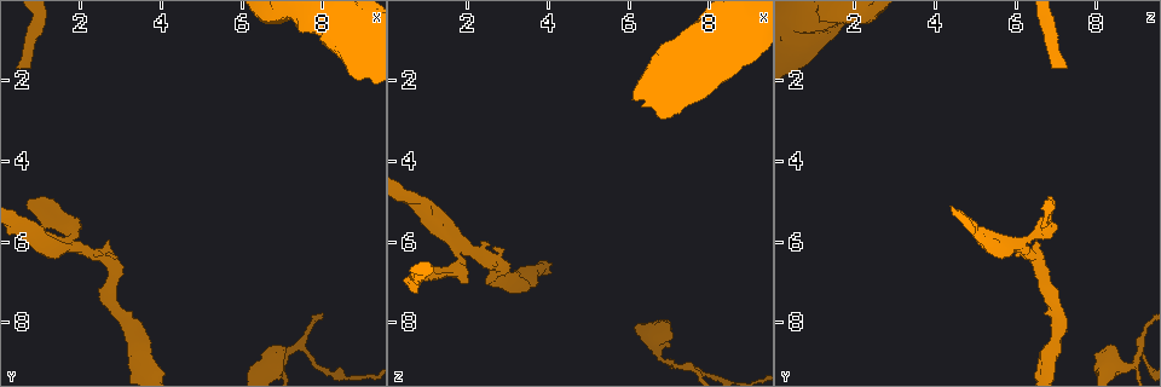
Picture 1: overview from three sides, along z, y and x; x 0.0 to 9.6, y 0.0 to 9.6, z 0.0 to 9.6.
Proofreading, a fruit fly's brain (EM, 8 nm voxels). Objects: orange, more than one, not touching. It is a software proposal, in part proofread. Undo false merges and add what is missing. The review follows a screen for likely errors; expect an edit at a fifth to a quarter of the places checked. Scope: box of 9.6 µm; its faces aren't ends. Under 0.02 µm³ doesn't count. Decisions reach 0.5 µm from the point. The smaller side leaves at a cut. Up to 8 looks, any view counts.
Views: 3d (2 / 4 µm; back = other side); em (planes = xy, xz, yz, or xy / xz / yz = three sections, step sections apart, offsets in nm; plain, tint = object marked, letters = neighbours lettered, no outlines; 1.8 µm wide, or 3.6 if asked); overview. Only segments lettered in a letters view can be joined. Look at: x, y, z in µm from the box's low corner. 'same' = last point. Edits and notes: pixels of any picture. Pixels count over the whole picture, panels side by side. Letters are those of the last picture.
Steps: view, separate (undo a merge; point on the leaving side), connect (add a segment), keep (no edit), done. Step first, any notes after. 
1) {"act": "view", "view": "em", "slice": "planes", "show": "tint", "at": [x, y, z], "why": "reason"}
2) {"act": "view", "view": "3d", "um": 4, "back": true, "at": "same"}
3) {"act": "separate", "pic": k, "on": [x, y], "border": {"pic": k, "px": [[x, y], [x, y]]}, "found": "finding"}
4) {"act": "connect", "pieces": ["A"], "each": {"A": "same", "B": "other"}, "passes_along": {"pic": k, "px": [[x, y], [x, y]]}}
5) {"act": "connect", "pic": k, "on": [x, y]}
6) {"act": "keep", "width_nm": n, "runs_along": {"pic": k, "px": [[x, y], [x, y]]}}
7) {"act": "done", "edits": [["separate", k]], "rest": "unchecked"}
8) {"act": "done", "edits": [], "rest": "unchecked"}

{"act": "view", "view": "em", "um": 3.6, "slice": "planes", "show": "letters", "at": [6.70, 9.05, 8.60], "why": "sharp bend"}

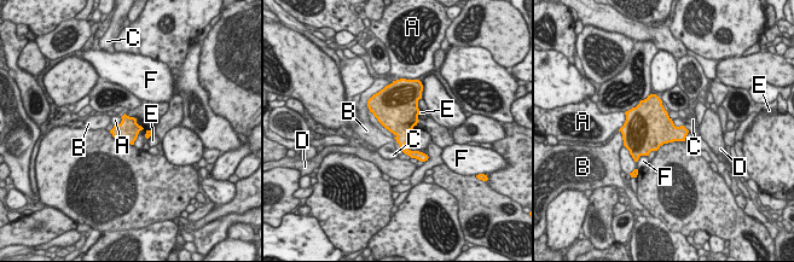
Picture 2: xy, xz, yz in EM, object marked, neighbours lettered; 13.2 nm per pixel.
{"act": "keep", "each": {"A": "other", "B": "other", "C": "other", "D": "other", "E": "other", "F": "other"}, "border": {"pic": 2, "px": [[405, 144], [409, 149], [417, 151]]}, "found": "continuous, no second cell"}

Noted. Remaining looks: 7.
{"act": "view", "view": "3d", "um": 4, "back": true, "at": [0.80, 1.70, 7.25], "why": "long arm stops here"}

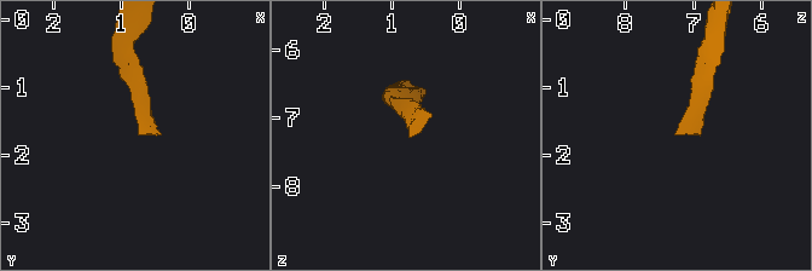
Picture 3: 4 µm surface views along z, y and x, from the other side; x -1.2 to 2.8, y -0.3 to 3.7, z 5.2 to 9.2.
{"act": "view", "view": "em", "slice": "planes", "show": "letters", "at": [0.75, 1.75, 7.30], "why": "now the EM"}

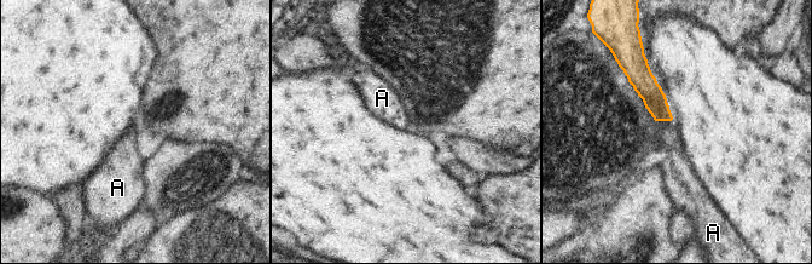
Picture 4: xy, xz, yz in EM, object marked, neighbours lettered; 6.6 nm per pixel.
{"act": "connect", "pieces": ["A"], "width_nm": 120, "each": {"A": "same"}, "passes_along": {"pic": 4, "px": [[655, 101], [665, 120], [666, 136]]}, "found": "the cell continues"}

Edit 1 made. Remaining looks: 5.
{"act": "view", "view": "overview"}

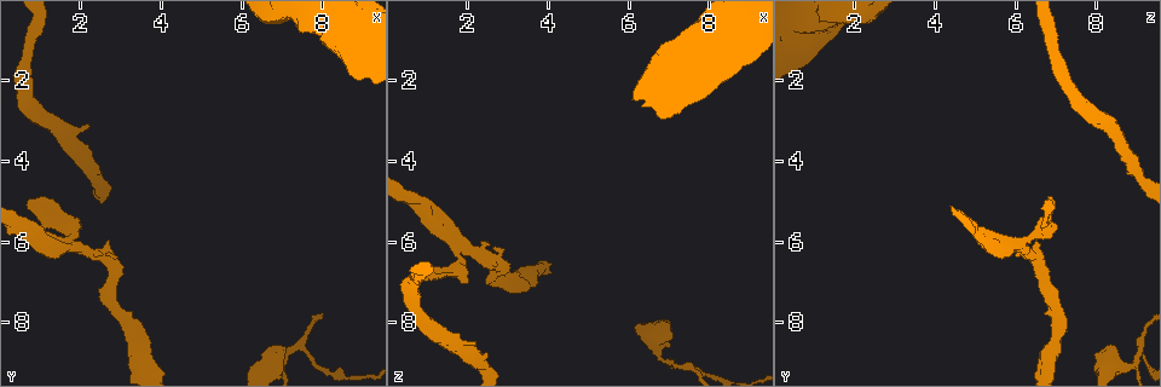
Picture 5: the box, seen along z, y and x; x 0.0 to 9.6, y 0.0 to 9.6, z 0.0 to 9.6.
{"act": "view", "view": "em", "slice": "planes", "show": "letters", "at": [2.20, 3.15, 8.50], "why": "stops while still wide"}

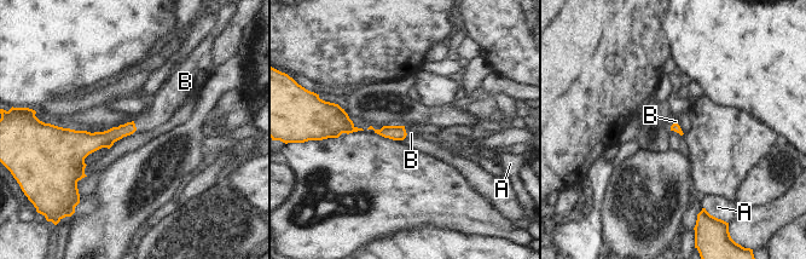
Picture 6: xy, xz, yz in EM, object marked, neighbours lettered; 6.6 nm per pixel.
{"act": "connect", "pieces": ["B"], "each": {"A": "other", "B": "same"}, "passes_along": {"pic": 6, "px": [[100, 139], [134, 125], [164, 103]]}, "found": "it goes on there"}

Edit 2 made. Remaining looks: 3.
{"act": "done", "edits": [["connect", 4], ["connect", 6]], "rest": "unchecked"}

